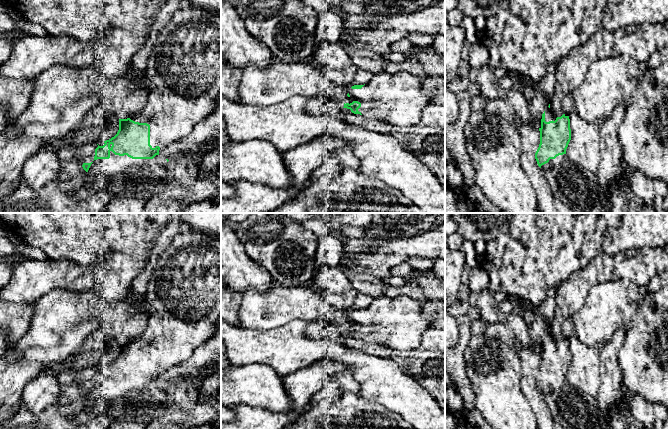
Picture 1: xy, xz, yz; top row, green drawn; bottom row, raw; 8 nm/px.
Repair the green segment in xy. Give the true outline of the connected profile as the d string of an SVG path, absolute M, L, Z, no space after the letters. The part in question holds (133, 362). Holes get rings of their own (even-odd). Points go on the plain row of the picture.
M181 229L177 232L168 248L158 257L144 301L148 318L142 334L130 342L119 343L119 354L114 361L95 366L98 371L91 387L79 384L86 402L84 410L89 415L102 413L111 421L135 421L146 427L173 407L167 394L169 384L160 379L159 375L186 361L214 333L221 317L221 241L192 229Z

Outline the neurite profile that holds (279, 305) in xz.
M275 285L268 291L259 292L254 288L243 294L238 312L242 327L249 329L269 330L282 326L290 321L302 319L307 322L327 321L352 327L354 324L347 320L348 313L330 305L325 300L325 293L314 286L279 286Z

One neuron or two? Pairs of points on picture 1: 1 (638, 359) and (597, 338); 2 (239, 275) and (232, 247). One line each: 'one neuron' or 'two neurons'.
1: two neurons
2: one neuron

